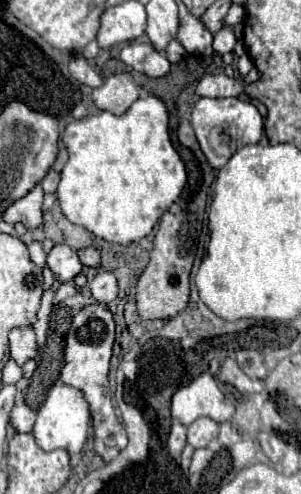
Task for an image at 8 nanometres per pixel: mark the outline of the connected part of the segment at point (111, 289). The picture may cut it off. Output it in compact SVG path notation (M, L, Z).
M98 271L96 277L90 283L90 291L92 291L92 297L98 303L108 305L118 295L118 291L116 291L116 275L112 271Z

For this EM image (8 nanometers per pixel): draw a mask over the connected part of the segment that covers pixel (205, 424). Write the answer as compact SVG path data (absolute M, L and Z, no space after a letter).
M200 417L196 419L192 425L188 425L188 443L192 447L208 447L208 443L212 439L218 437L220 425L208 417Z

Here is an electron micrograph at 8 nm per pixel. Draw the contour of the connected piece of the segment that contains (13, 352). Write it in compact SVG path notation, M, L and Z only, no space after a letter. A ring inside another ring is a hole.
M32 327L12 329L10 331L10 357L18 365L24 365L28 359L34 359L36 355L38 355L38 345L36 345L34 329Z

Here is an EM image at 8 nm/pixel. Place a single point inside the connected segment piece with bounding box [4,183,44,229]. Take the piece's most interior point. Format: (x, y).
(28, 210)

